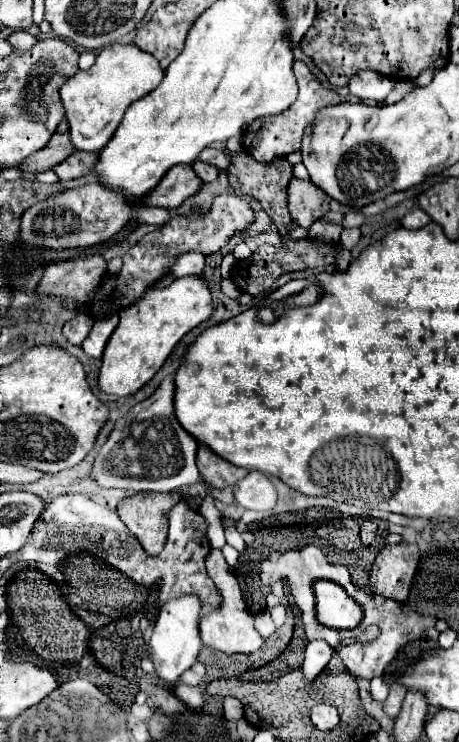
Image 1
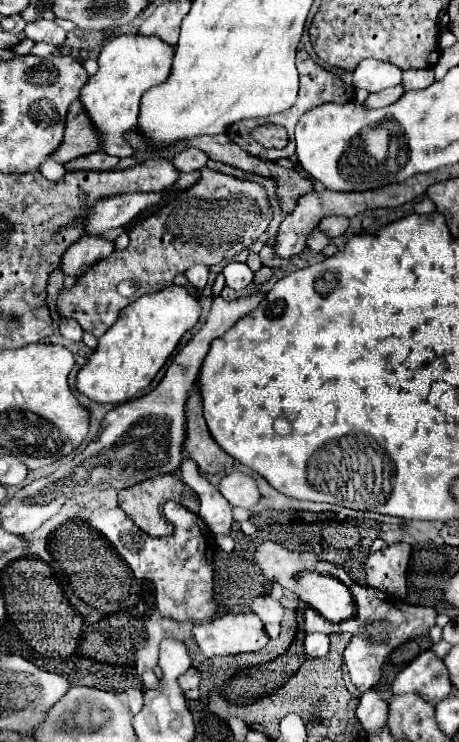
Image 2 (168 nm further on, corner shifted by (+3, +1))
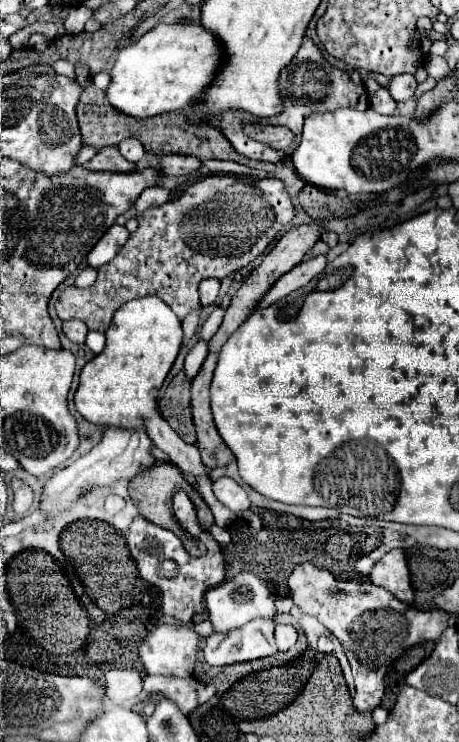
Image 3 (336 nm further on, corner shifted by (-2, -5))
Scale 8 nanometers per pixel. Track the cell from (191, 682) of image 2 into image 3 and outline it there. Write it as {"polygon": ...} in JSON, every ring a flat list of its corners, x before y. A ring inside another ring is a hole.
{"polygon":[[146,676,144,690,158,692,178,704,178,708,188,714,198,706,197,691,199,682,194,678,174,678,174,676]]}

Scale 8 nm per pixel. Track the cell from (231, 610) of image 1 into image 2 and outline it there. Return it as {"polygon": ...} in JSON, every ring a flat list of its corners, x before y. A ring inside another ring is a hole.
{"polygon":[[225,614,211,622,195,624,193,636,207,658,257,652,269,638,255,614]]}

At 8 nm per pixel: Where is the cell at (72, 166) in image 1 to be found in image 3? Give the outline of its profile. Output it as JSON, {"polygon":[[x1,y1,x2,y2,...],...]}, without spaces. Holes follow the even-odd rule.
{"polygon":[[102,148,92,160,84,164,86,170,96,170,96,172,132,172,136,166,122,158,118,148]]}

